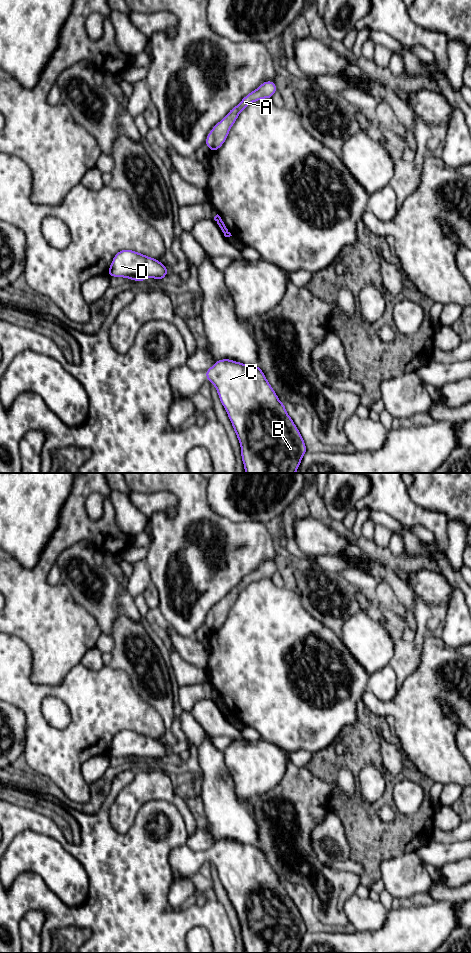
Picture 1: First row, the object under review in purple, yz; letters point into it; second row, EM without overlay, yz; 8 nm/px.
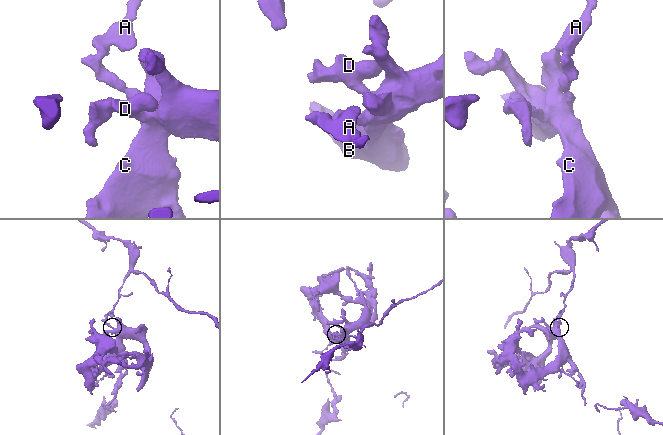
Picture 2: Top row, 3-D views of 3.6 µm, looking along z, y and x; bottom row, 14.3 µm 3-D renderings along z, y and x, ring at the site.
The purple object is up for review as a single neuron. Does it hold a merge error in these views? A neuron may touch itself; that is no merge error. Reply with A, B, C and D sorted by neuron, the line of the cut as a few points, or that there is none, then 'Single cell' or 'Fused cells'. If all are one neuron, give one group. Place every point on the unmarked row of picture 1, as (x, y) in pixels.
Groups: A / B C D. Split along yz (225, 706), (221, 709). Fused cells

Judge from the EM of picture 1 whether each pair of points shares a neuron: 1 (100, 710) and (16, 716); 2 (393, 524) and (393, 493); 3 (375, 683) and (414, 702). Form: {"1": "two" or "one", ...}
{"1": "two", "2": "two", "3": "two"}

